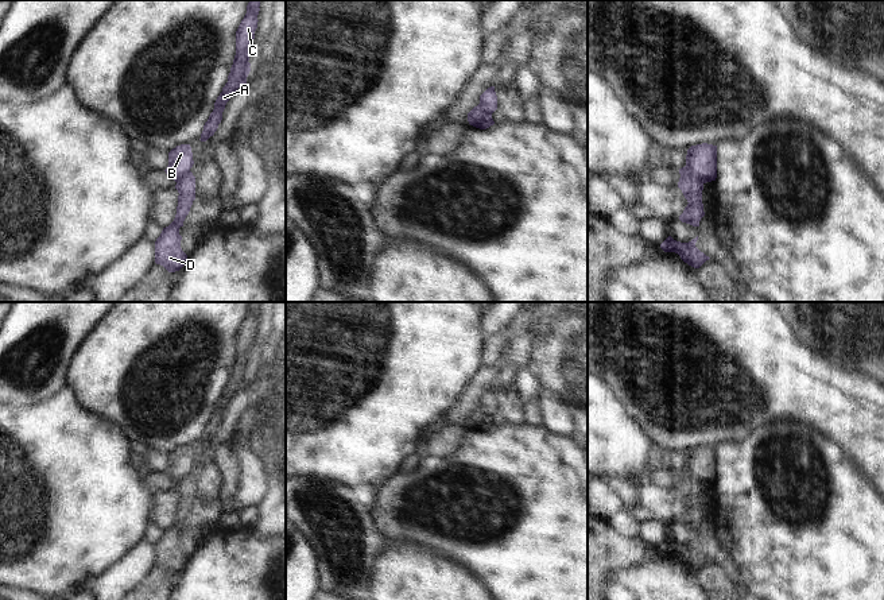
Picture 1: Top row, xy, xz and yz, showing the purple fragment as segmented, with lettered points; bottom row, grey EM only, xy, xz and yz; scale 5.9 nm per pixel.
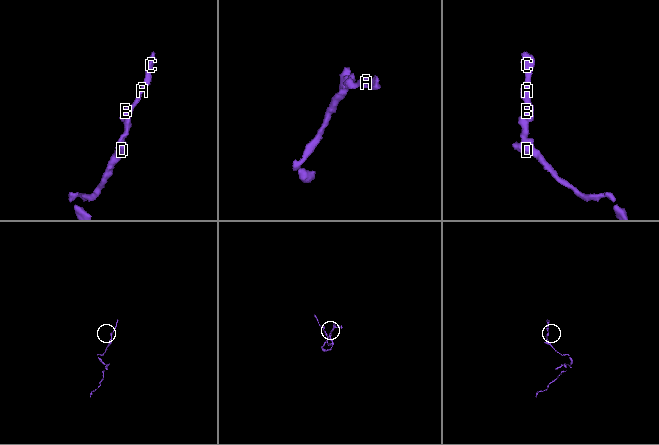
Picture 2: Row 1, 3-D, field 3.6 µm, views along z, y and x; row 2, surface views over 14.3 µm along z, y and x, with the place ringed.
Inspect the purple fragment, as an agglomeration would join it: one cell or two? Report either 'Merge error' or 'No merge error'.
Merge error.

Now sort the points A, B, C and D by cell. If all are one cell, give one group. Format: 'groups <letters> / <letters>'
groups A B C / D

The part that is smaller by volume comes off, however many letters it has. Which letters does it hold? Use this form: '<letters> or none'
A, B, C

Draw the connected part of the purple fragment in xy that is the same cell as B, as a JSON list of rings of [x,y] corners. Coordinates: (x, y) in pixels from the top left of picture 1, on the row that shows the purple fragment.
[[[181,144],[168,152],[168,166],[164,170],[175,182],[193,167],[193,152],[190,144]]]

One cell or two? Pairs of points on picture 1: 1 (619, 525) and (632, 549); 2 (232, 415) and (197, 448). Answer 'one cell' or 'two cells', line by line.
1: two cells
2: two cells

